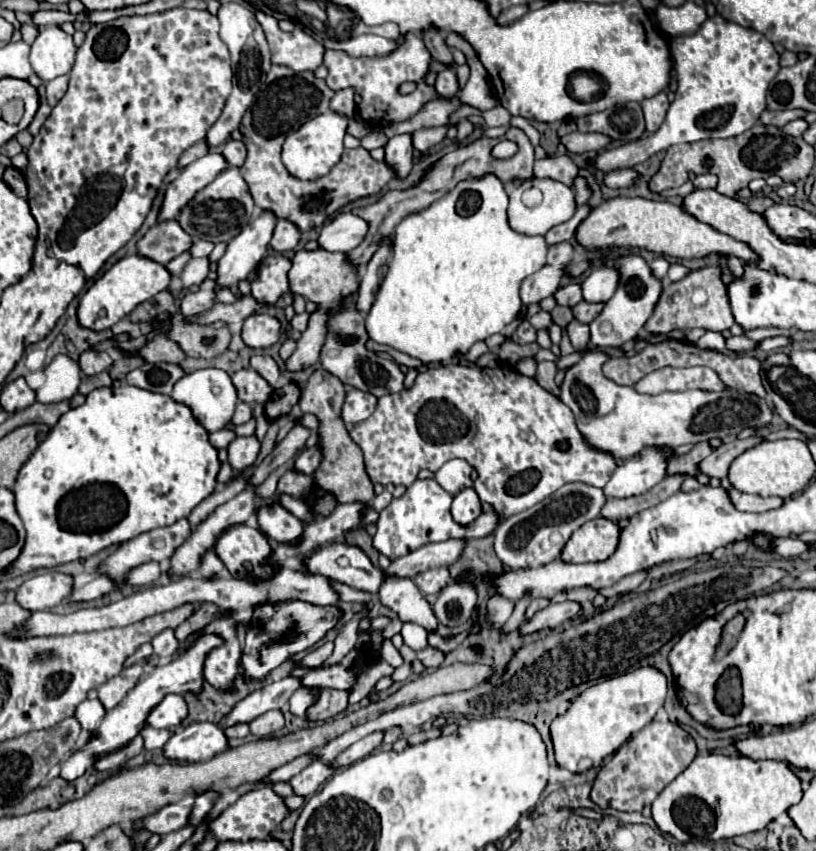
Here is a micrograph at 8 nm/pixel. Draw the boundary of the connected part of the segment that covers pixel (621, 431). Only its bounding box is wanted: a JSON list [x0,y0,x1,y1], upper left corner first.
[559,352,773,460]

